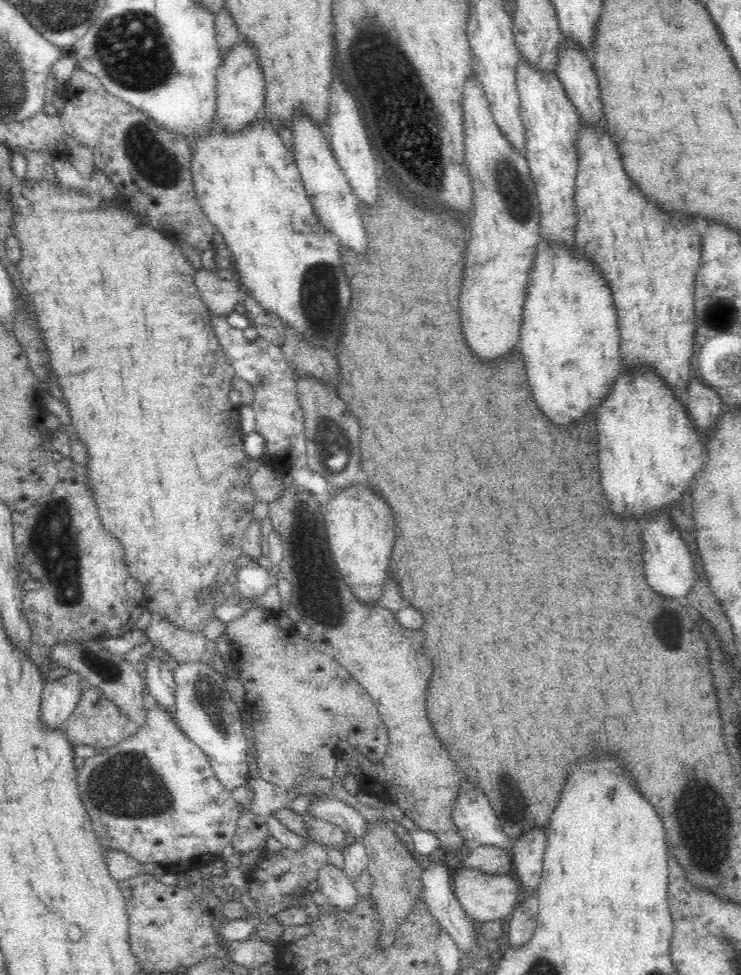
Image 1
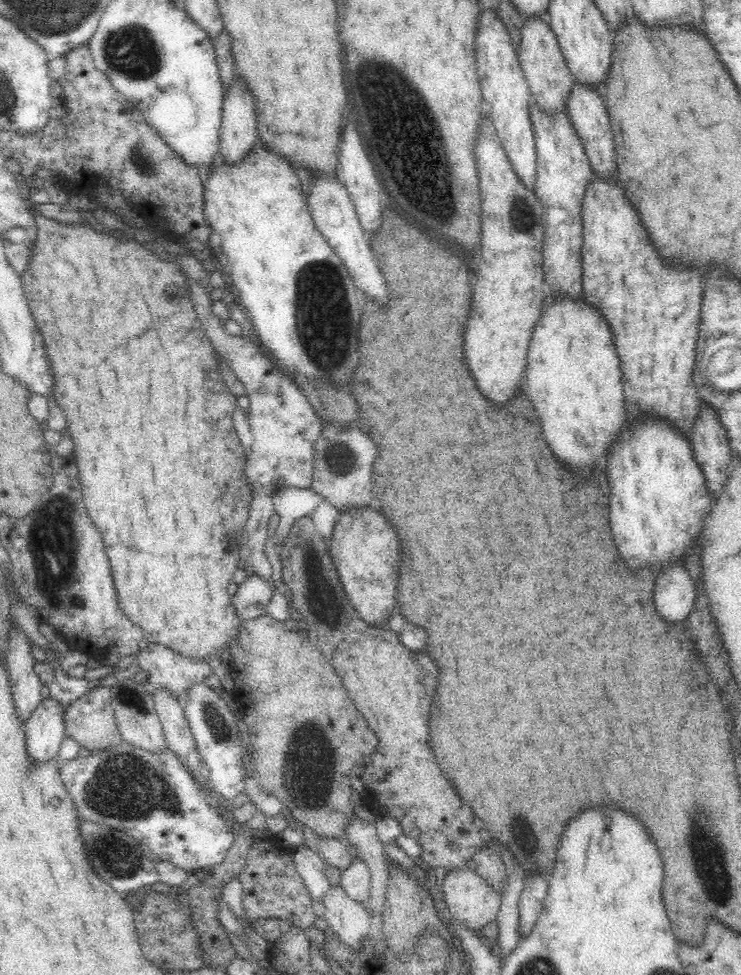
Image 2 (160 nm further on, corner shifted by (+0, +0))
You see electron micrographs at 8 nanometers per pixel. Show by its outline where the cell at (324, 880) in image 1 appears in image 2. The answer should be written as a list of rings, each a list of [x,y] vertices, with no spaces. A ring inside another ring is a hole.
[[[331,885],[330,892],[323,898],[324,919],[348,949],[361,951],[368,939],[371,919],[366,906],[354,901],[340,885]]]

